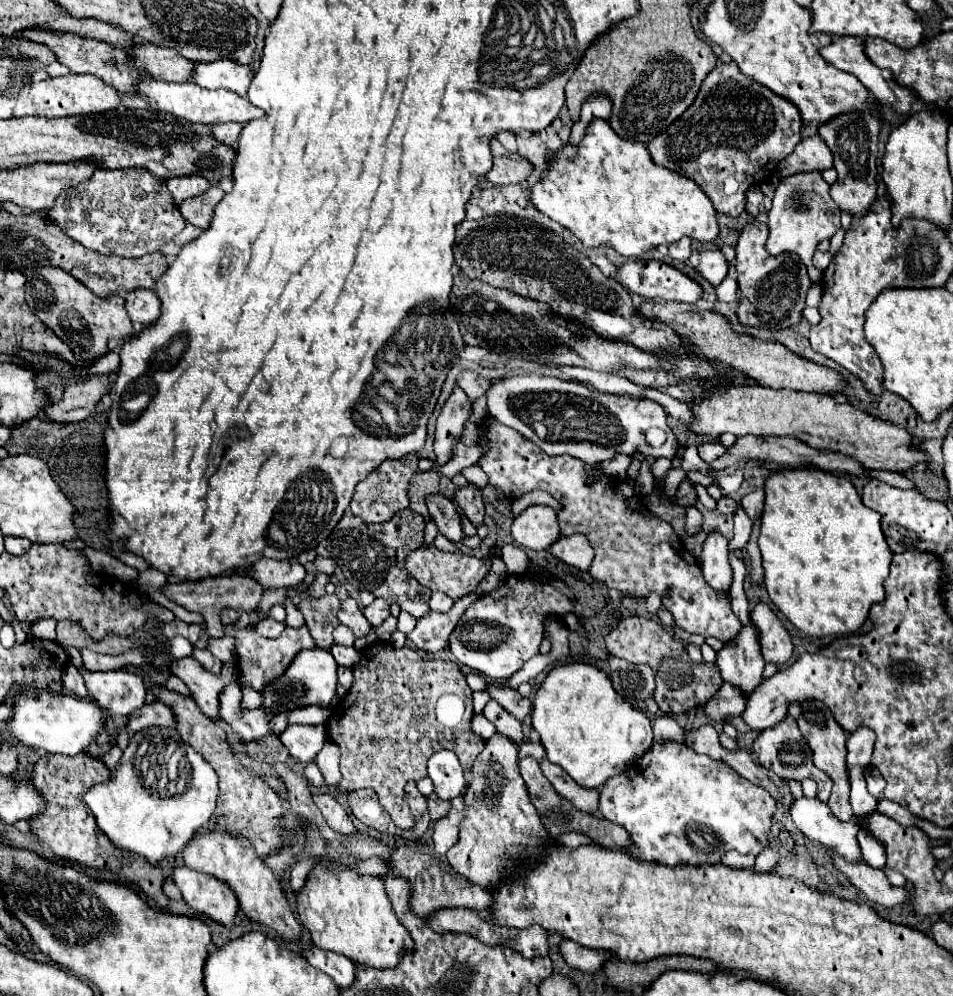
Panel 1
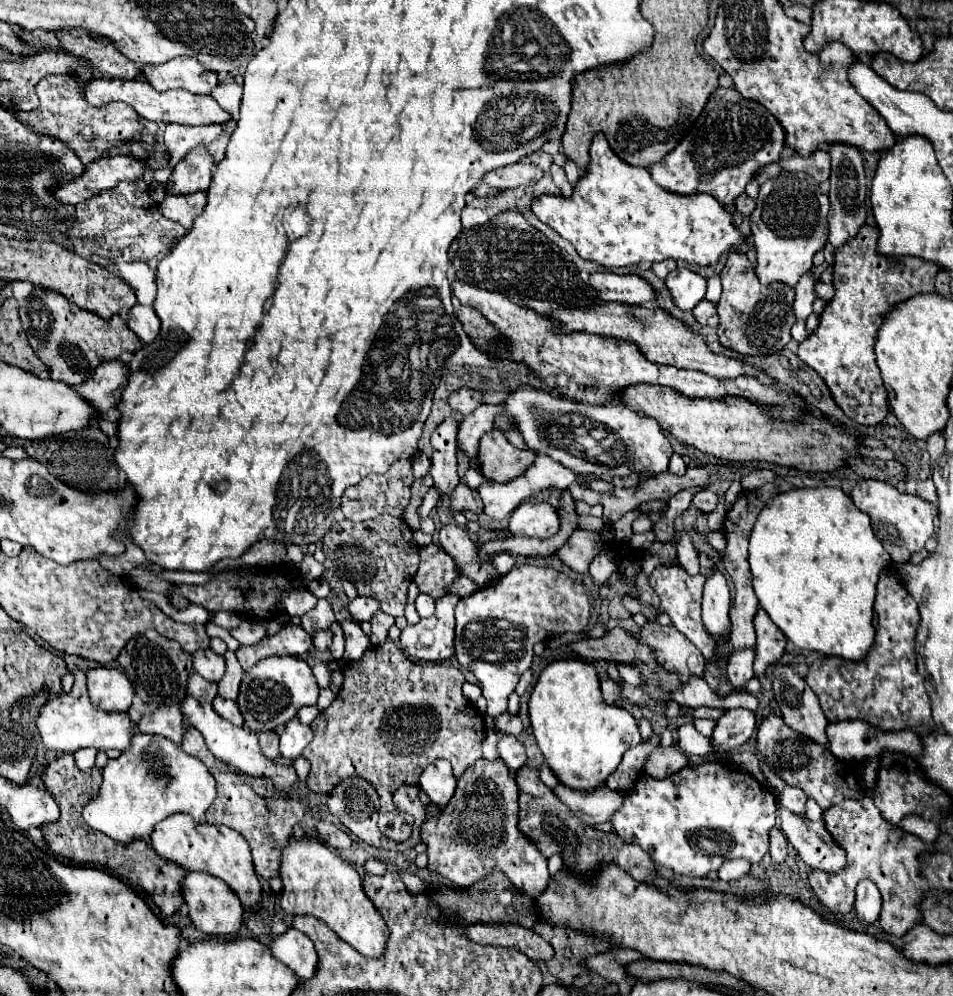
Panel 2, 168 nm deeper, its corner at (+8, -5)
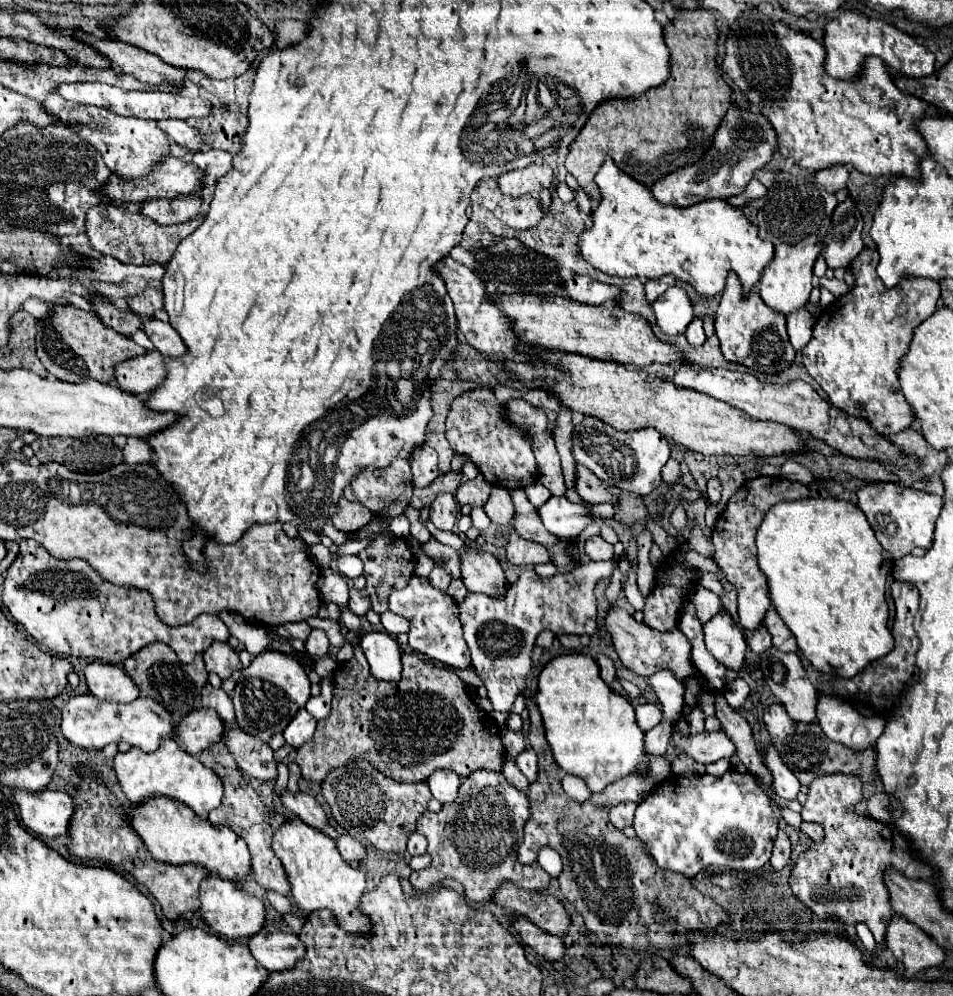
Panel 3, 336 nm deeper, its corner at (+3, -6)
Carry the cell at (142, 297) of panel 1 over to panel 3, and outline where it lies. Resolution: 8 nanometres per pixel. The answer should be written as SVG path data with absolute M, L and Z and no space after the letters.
M149 318L147 322L143 322L143 332L165 358L179 358L181 354L185 354L185 344L181 342L181 336L169 322Z

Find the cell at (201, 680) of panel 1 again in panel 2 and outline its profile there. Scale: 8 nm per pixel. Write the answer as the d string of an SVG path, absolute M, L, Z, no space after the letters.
M192 673L188 679L188 687L186 687L186 699L184 699L184 715L188 719L188 723L198 729L202 733L202 737L206 739L208 749L220 757L220 761L228 763L230 767L250 775L250 777L266 777L274 783L274 787L278 791L288 793L292 789L292 785L298 781L294 767L290 765L280 765L270 761L268 757L264 757L260 743L258 743L258 735L252 733L250 729L244 727L236 727L232 723L228 723L226 719L220 719L220 715L212 709L212 699L216 697L216 683L214 681L206 681L204 677L200 677L198 673Z

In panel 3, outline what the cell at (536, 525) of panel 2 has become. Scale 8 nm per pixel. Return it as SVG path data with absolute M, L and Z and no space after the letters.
M551 496L539 510L543 526L559 536L559 538L573 538L583 532L587 524L591 524L591 516L587 508L581 504L569 502L565 496Z

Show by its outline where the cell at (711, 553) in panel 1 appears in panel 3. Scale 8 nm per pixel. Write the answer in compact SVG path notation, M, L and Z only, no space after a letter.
M721 608L719 614L715 614L709 622L705 622L703 632L705 644L713 654L713 658L723 666L727 666L729 670L739 670L745 660L747 644L743 632L737 628L727 608Z

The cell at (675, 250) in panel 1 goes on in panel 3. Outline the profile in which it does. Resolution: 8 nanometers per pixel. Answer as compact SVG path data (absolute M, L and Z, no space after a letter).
M671 274L669 276L661 276L657 280L647 280L645 282L645 292L647 292L647 298L649 302L655 302L669 286L673 286L677 282L677 278L673 278Z

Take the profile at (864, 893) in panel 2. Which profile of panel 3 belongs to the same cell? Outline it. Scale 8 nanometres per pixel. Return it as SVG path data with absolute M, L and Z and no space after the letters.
M857 924L857 936L859 936L861 944L863 944L867 950L875 950L875 938L873 938L871 930L867 930L865 924Z

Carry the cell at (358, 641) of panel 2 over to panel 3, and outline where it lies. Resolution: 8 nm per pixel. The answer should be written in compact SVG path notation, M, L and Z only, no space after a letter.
M369 632L361 638L359 646L363 648L371 674L377 680L397 682L401 676L401 648L395 638L391 638L387 632Z

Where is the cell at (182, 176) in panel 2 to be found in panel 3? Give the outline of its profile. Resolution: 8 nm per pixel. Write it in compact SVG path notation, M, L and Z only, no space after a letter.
M201 150L193 154L193 164L203 172L203 186L215 186L217 176L227 174L233 156L225 150Z

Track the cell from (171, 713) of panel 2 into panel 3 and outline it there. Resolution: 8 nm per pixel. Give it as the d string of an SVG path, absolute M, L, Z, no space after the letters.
M199 708L175 722L175 740L193 756L197 756L213 742L221 742L221 738L223 722L215 710Z

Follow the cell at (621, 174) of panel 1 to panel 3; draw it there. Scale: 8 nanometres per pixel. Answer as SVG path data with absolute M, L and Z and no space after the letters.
M609 156L605 158L601 170L597 172L595 184L601 190L601 200L591 210L591 226L585 228L579 236L579 250L591 266L609 276L659 278L663 274L673 274L677 276L677 280L693 284L699 294L715 296L717 292L723 290L725 278L731 270L737 272L743 290L757 286L763 268L773 258L773 244L763 242L757 236L757 226L753 226L739 208L733 208L725 200L713 198L693 204L689 208L665 206L653 198L651 190L645 184L635 182L635 178L631 178L629 174L623 174L623 170L619 170L613 158Z

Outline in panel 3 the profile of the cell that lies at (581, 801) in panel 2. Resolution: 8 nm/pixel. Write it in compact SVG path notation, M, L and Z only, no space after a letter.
M621 802L621 804L617 804L617 806L611 806L611 810L609 810L609 822L611 822L615 828L631 826L635 808L637 808L637 802Z

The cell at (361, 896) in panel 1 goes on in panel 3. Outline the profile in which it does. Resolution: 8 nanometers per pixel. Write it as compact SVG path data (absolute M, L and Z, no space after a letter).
M289 818L273 834L273 850L283 862L287 880L291 884L293 902L299 910L313 912L327 908L337 918L341 930L357 936L371 934L373 922L367 914L361 912L361 896L365 894L365 872L353 868L341 858L333 838L313 826L307 826L299 818Z

